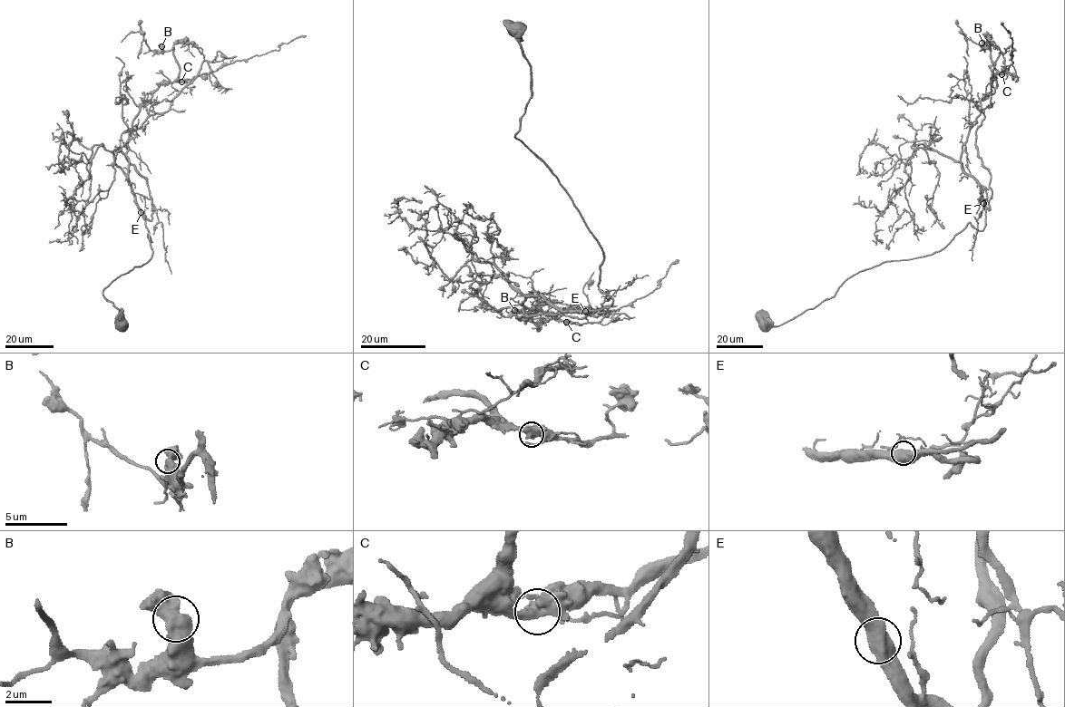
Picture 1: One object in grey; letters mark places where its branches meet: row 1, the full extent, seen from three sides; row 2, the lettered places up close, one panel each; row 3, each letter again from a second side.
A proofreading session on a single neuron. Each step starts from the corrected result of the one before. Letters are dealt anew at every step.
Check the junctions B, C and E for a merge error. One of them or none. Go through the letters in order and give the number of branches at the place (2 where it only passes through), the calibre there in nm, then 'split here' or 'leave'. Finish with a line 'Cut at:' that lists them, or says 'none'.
B: 2 branches meet; 600 nm thick; leave
C: 2 branches meet; 600 nm thick; leave
E: 2 branches meet; 700 nm thick; leave
Cut at: none

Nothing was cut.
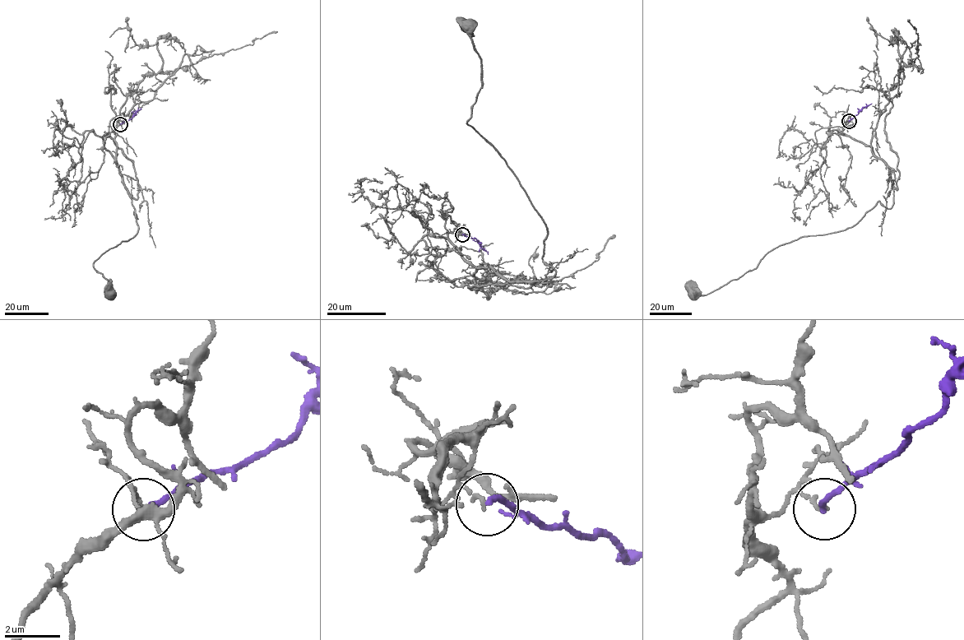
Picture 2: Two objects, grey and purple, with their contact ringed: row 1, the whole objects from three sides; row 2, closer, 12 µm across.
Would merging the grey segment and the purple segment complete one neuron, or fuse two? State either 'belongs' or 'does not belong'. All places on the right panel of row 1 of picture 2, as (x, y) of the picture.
does not belong

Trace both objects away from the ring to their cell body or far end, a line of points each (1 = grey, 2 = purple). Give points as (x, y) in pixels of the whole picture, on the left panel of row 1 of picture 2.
1: (119, 124), (102, 136), (104, 144), (115, 160), (139, 229), (94, 262), (110, 281), (107, 294), (111, 292)
2: (120, 124), (131, 119), (141, 108)

